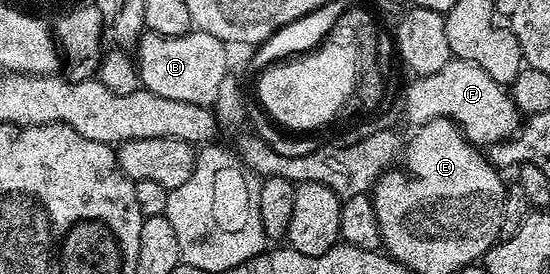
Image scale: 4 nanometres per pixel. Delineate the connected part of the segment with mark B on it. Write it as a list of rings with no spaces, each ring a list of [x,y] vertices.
[[[197,28],[184,36],[143,33],[136,47],[141,85],[156,92],[156,96],[168,96],[168,100],[213,107],[220,88],[227,81],[226,50],[227,43]]]

